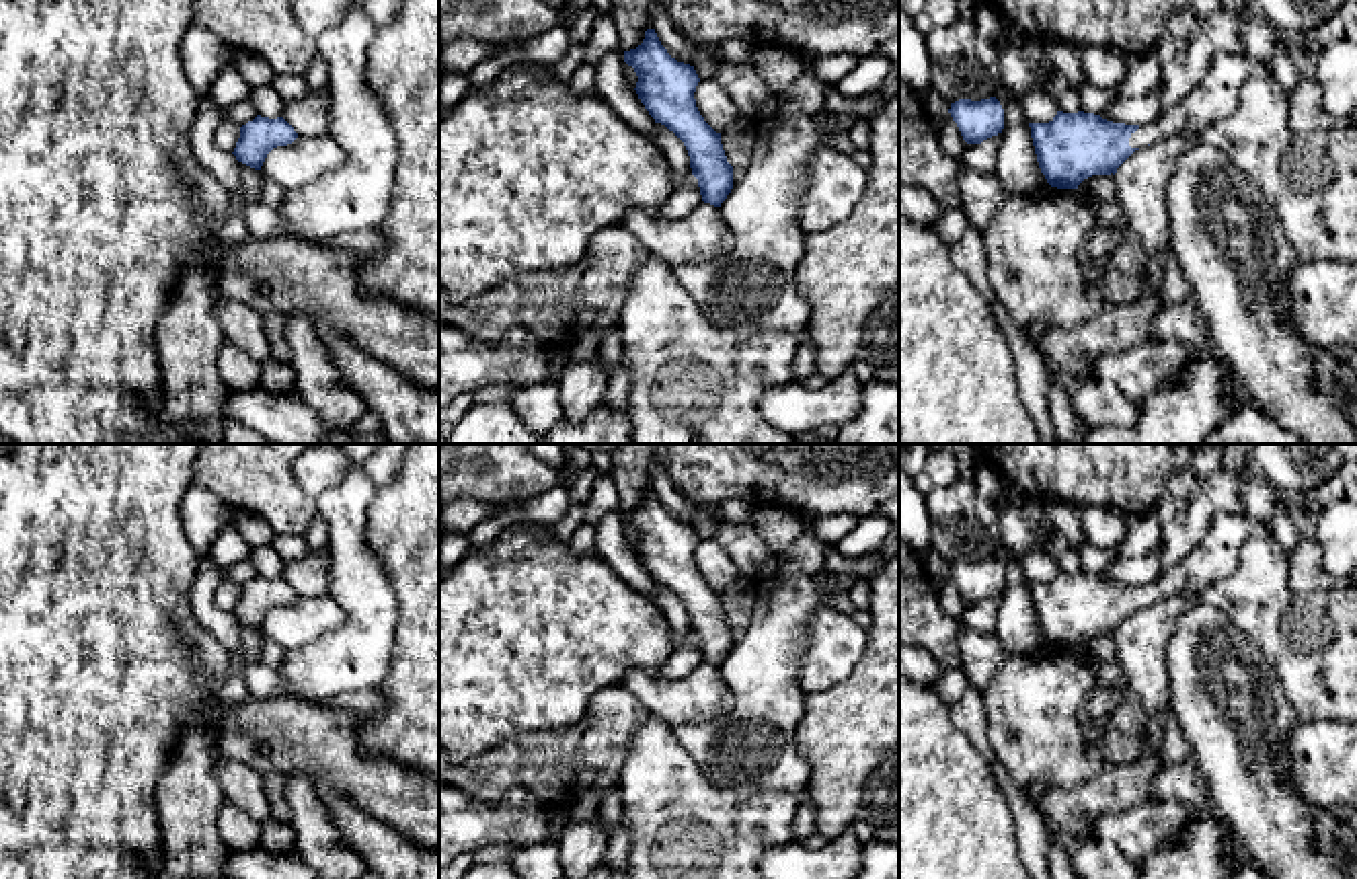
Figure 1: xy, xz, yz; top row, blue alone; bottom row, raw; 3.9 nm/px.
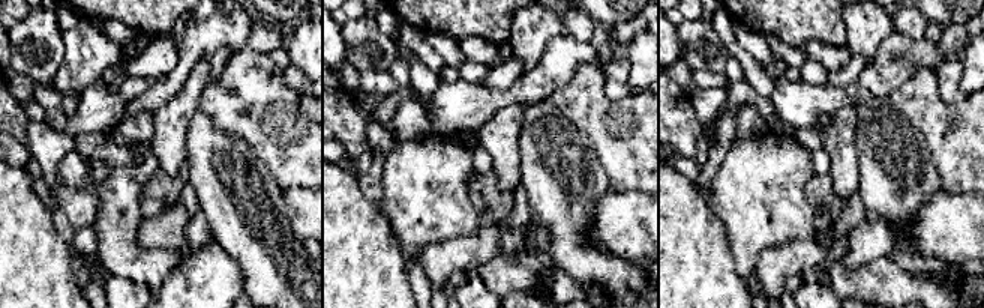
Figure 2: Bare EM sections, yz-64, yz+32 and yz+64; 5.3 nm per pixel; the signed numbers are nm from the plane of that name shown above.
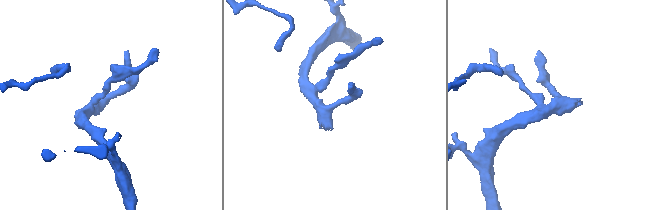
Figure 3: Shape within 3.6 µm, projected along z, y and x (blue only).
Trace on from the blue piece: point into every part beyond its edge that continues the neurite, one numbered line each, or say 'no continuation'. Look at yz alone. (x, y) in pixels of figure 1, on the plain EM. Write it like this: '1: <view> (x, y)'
1: yz (1216, 555)

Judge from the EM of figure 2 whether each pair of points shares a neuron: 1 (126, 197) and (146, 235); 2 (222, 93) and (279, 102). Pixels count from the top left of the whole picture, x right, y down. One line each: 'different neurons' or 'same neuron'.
1: different neurons
2: same neuron

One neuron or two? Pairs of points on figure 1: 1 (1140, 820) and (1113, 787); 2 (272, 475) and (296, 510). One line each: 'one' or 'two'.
1: two
2: one

